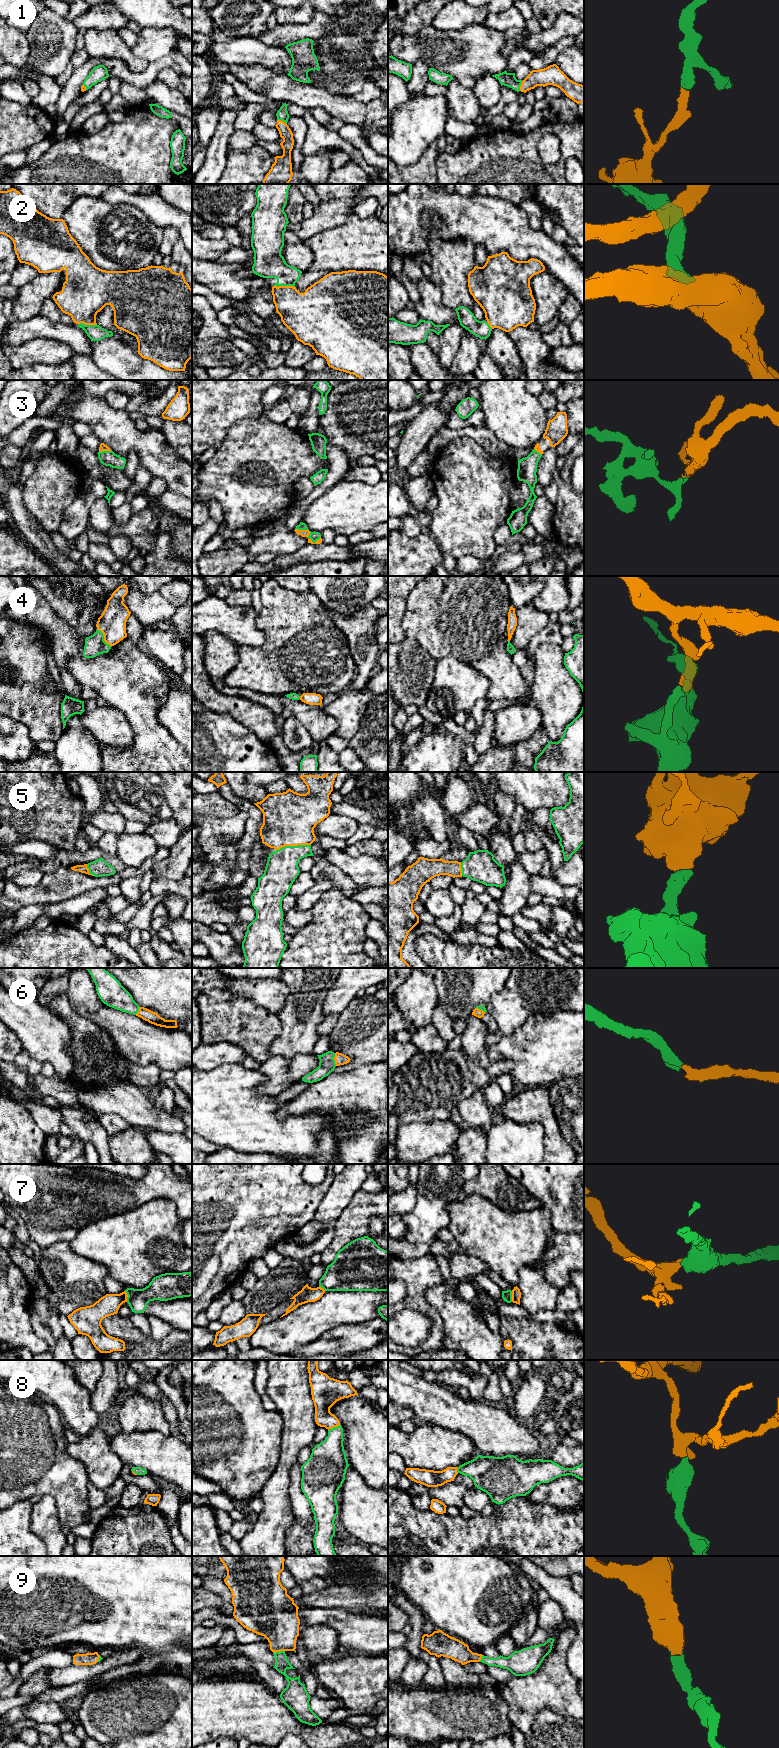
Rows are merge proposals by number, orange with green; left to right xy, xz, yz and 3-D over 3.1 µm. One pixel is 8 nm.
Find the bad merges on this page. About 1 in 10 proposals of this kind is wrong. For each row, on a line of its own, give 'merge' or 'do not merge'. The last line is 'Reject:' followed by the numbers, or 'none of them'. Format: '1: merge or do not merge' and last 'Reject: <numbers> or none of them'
1: merge
2: merge
3: merge
4: merge
5: merge
6: merge
7: do not merge
8: merge
9: merge
Reject: 7

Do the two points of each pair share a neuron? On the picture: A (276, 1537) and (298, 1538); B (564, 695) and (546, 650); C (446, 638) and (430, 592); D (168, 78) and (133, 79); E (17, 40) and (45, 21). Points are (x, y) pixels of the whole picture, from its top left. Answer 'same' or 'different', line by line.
A: different
B: same
C: same
D: different
E: different

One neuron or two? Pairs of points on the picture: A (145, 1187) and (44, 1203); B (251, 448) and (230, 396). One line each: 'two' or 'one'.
A: one
B: two

